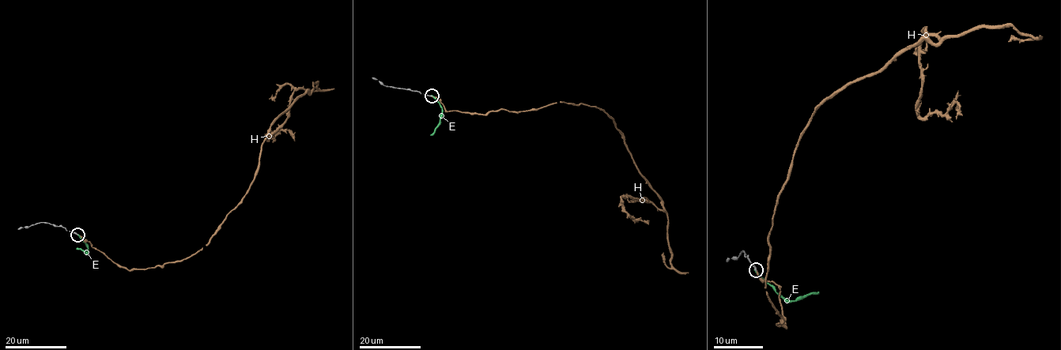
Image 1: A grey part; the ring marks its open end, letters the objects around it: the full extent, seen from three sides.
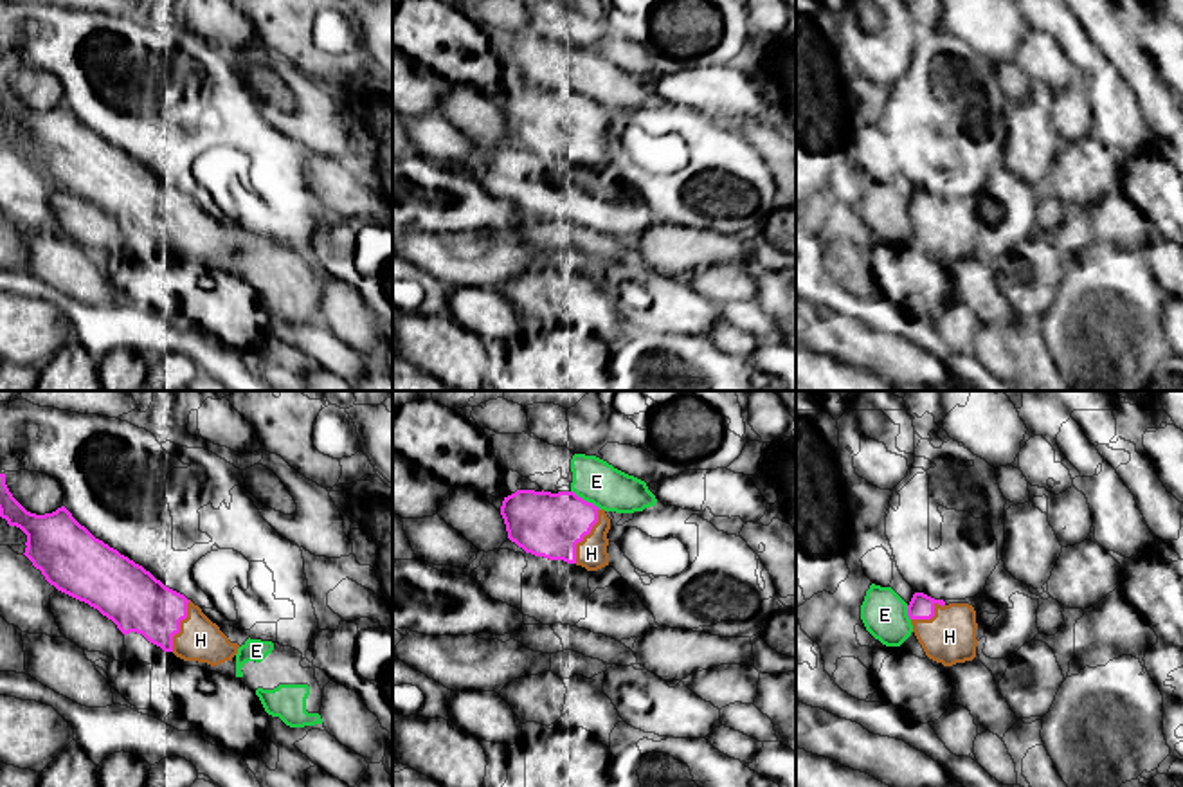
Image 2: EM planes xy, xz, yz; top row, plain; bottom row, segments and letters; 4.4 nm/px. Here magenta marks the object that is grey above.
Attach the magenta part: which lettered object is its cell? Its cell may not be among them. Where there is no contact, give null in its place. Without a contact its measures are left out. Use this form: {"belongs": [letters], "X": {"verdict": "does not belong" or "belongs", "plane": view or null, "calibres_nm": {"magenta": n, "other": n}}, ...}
{"belongs": ["H"], "E": {"verdict": "does not belong", "plane": "xz", "calibres_nm": {"magenta": 280, "other": 200}}, "H": {"verdict": "belongs", "plane": "xz", "calibres_nm": {"magenta": 280, "other": 140}}}

